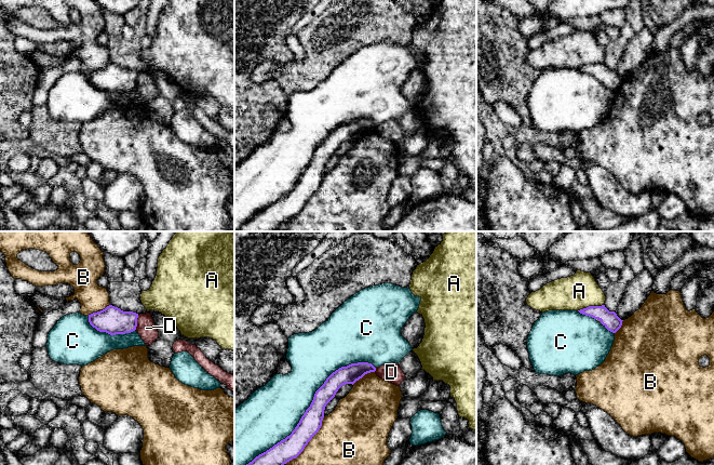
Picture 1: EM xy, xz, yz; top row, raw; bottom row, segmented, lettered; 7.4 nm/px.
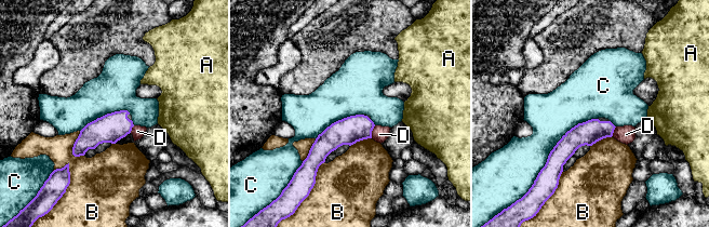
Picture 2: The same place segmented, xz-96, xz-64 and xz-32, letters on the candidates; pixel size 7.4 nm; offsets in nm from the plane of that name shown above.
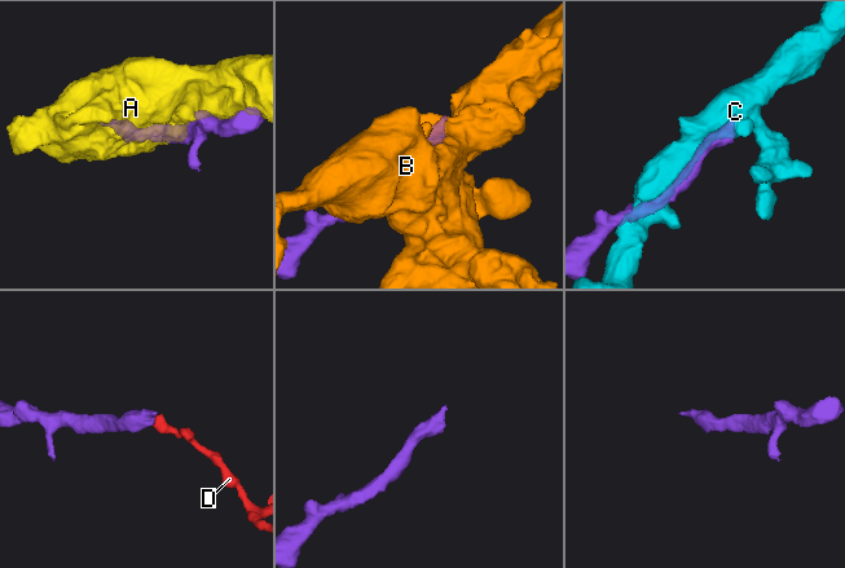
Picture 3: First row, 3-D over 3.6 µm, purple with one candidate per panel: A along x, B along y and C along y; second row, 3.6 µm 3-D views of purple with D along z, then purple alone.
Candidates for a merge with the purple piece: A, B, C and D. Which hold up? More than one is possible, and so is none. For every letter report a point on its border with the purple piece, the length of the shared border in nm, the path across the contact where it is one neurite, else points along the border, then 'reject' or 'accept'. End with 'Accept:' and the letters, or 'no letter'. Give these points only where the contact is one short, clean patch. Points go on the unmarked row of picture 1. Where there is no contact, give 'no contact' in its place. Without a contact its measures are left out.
A: meets purple in yz at (590, 64); contact 200 nm long; reject
B: meets purple in xz at (308, 199); contact 460 nm long; reject
C: meets purple in xz at (306, 168); contact 1300 nm long; reject
D: meets purple in xy at (136, 80); contact 120 nm long; border along xy (138, 72), (134, 88); reject
Accept: no letter

